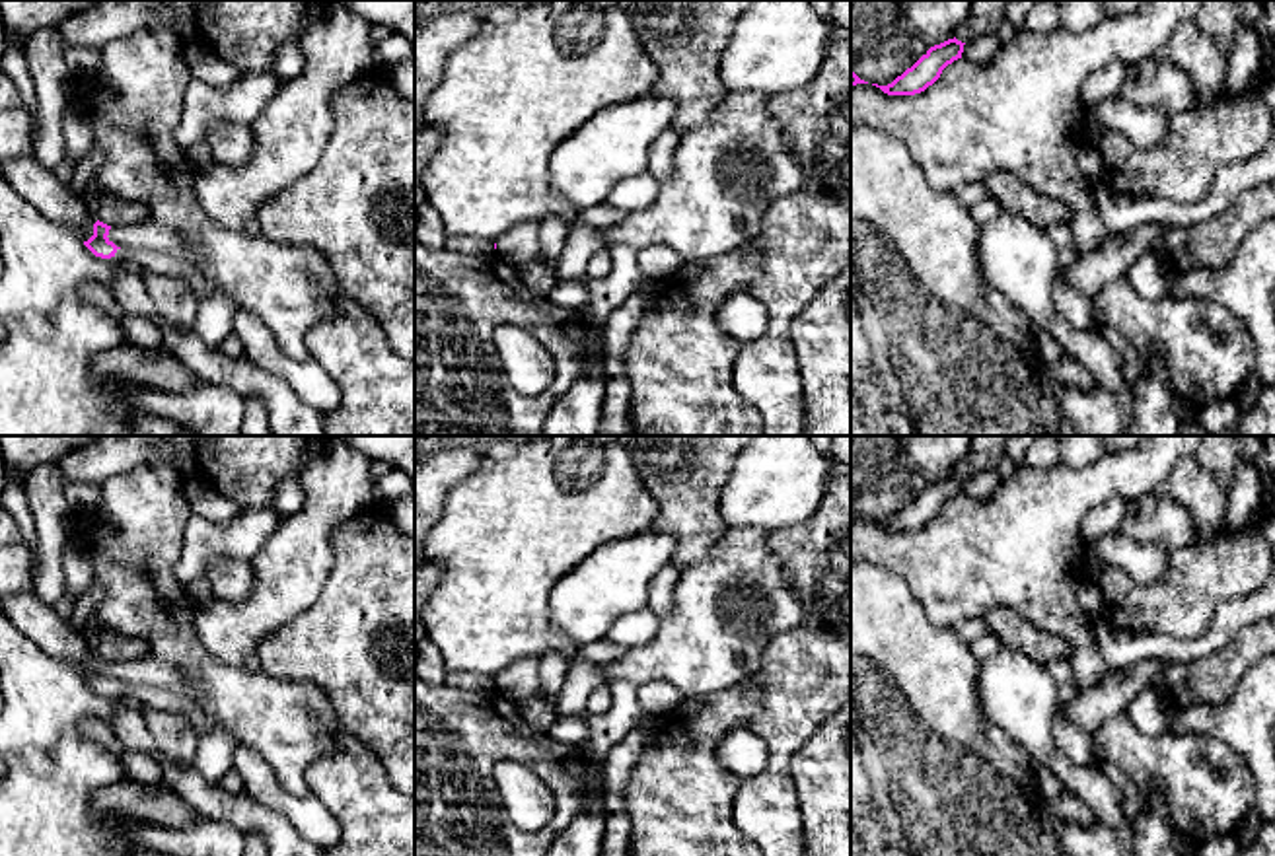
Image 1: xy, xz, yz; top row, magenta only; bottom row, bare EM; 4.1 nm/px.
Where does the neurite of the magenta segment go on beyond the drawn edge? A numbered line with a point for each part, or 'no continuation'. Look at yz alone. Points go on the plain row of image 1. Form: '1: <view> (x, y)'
no continuation

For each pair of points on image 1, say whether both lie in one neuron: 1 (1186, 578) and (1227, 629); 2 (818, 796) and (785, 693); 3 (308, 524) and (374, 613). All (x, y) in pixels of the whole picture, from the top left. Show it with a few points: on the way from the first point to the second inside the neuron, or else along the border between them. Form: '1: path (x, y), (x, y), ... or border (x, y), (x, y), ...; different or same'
1: border (1254, 592), (1227, 600), (1200, 635), (1174, 639); different
2: border (830, 716), (791, 759), (795, 792); different
3: border (351, 518), (333, 534), (333, 565), (314, 602); different

